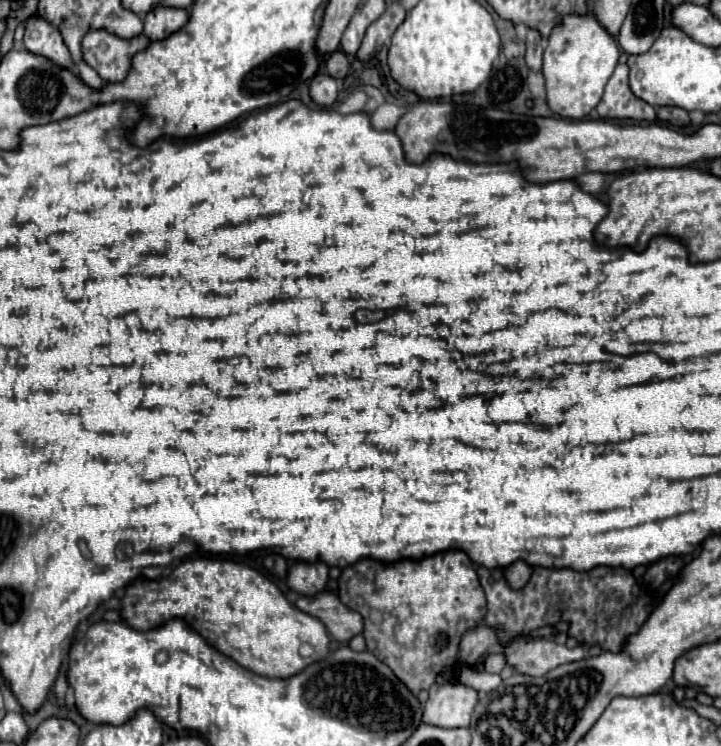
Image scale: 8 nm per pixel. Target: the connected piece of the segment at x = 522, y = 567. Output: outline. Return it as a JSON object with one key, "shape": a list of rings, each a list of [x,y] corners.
{"shape":[[[516,561],[516,563],[512,563],[510,567],[504,569],[504,575],[506,575],[510,587],[522,589],[528,583],[530,575],[532,575],[532,567],[528,563],[524,563],[524,561]]]}

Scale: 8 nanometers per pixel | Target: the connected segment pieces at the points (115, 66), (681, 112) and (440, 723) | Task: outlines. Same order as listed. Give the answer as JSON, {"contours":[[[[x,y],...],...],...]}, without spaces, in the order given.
{"contours":[[[[90,29],[82,39],[82,59],[92,65],[106,83],[120,83],[132,67],[132,57],[148,45],[150,39],[146,35],[122,39],[104,29]]],[[[658,107],[658,119],[662,123],[686,125],[688,123],[688,111],[682,107]]],[[[434,683],[430,687],[430,699],[424,705],[422,721],[436,727],[468,727],[474,707],[478,703],[478,691],[462,683]]]]}

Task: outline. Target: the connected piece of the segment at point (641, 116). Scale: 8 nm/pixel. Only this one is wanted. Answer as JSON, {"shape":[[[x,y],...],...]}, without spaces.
{"shape":[[[618,65],[596,107],[602,119],[634,119],[656,121],[656,107],[638,99],[628,85],[628,65]]]}

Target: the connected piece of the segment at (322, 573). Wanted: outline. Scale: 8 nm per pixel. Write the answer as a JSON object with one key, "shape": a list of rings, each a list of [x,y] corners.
{"shape":[[[296,561],[288,569],[288,587],[304,593],[304,595],[316,595],[324,591],[328,581],[328,565],[326,563],[304,563]]]}

